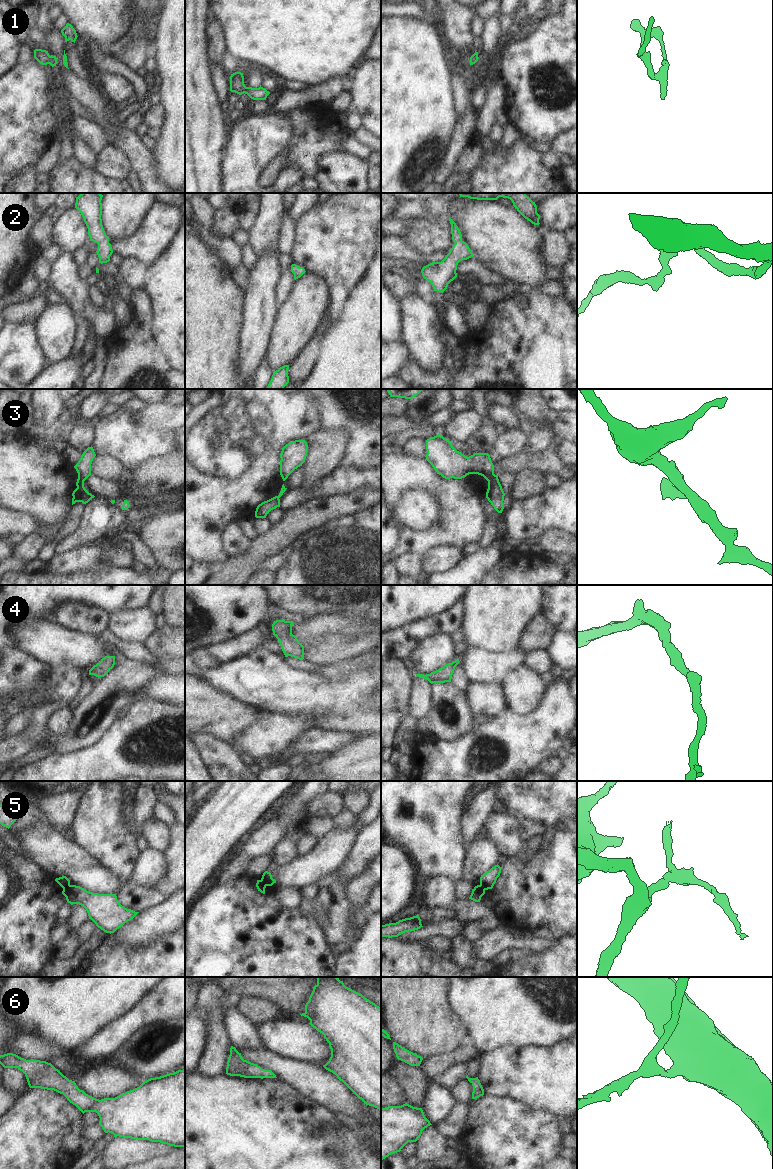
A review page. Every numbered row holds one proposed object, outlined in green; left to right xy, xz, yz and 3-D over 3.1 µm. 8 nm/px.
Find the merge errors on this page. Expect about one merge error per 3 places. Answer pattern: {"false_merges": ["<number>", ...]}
{"false_merges": ["3", "5"]}

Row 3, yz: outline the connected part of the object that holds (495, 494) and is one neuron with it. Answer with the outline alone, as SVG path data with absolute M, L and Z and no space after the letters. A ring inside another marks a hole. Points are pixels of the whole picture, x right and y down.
M494 474L493 477L488 481L486 498L498 513L502 513L504 509L503 506L504 496L505 493L499 482L498 475Z

